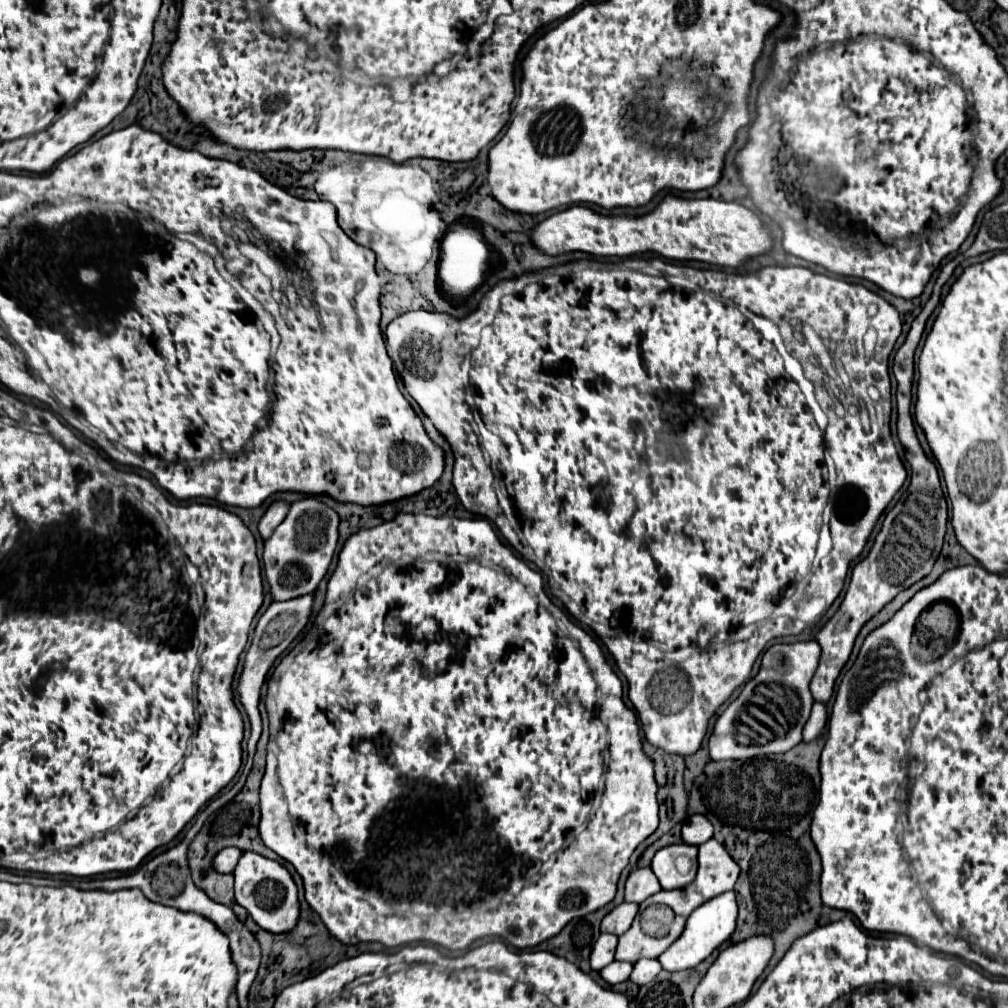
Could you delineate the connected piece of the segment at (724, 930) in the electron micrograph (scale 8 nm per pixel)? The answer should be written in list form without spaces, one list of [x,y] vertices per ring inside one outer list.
[[[734,891],[722,893],[722,895],[706,901],[706,905],[700,905],[688,917],[682,937],[678,937],[678,941],[674,941],[674,945],[670,945],[670,949],[666,949],[666,953],[662,953],[658,957],[662,969],[668,973],[676,973],[676,971],[686,971],[686,969],[698,967],[718,945],[722,945],[724,941],[730,939],[730,935],[736,929],[736,921],[738,921],[738,903],[736,903]]]

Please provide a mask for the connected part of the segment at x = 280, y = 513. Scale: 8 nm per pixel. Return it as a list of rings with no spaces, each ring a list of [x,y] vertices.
[[[276,501],[274,505],[268,507],[268,511],[264,513],[264,517],[258,525],[262,539],[268,539],[274,533],[274,529],[284,521],[288,511],[290,511],[290,503],[286,503],[286,501]]]

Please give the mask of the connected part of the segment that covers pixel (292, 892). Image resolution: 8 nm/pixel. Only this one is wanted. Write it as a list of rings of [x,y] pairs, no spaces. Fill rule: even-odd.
[[[246,851],[234,869],[234,879],[236,903],[240,903],[262,929],[278,935],[288,933],[298,925],[300,919],[298,885],[294,883],[290,871],[282,863]]]

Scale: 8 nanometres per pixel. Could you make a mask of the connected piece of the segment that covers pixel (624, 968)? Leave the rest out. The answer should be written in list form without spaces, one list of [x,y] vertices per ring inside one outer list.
[[[612,961],[608,967],[604,967],[600,971],[602,979],[610,985],[618,985],[622,981],[626,981],[632,973],[632,963],[620,963],[620,961]]]

